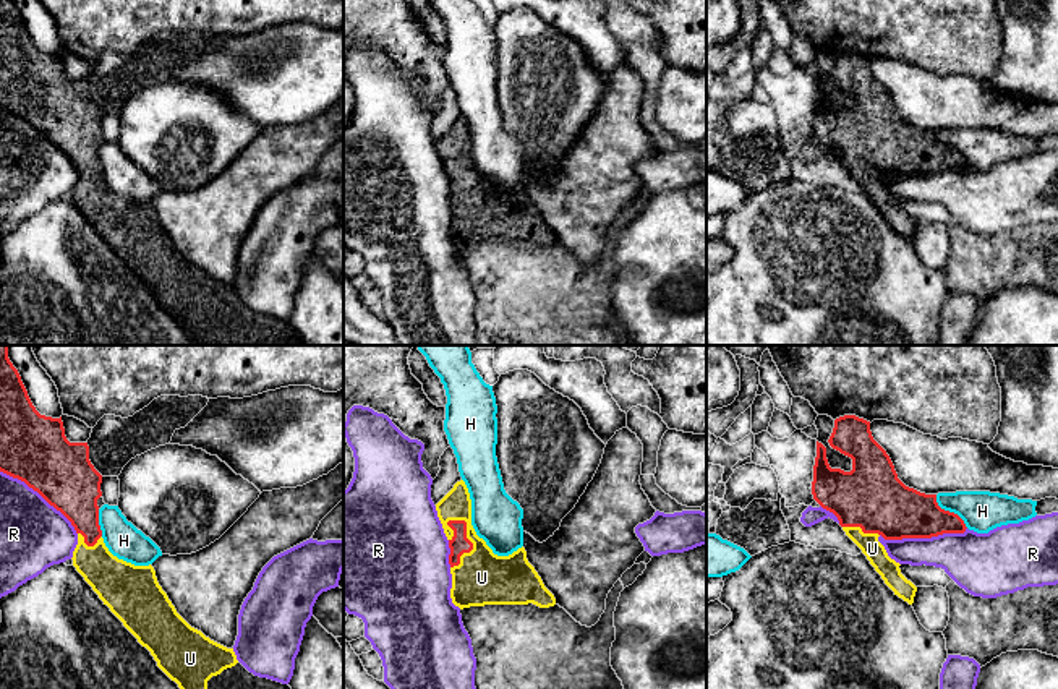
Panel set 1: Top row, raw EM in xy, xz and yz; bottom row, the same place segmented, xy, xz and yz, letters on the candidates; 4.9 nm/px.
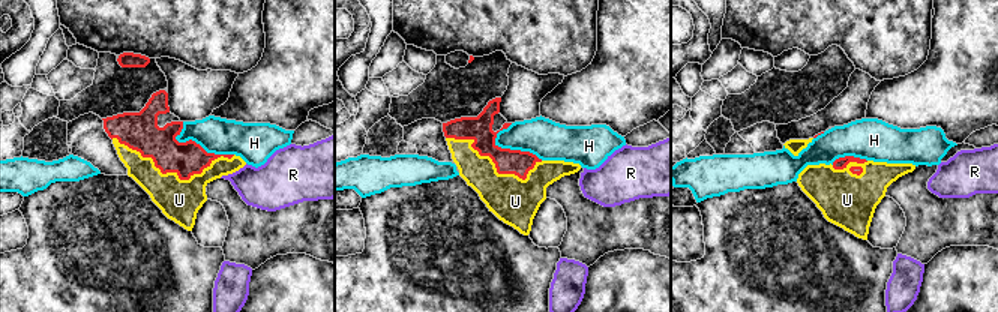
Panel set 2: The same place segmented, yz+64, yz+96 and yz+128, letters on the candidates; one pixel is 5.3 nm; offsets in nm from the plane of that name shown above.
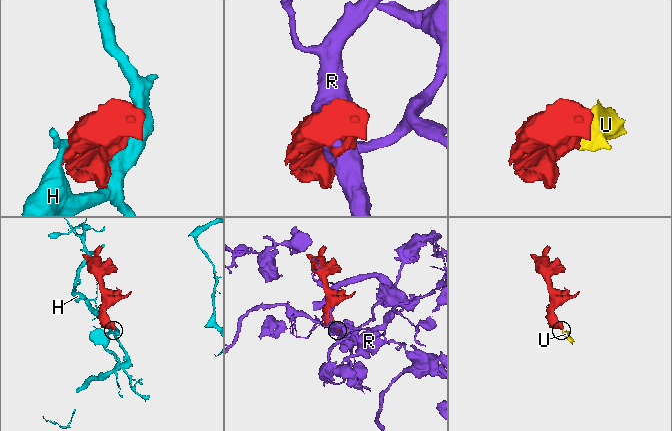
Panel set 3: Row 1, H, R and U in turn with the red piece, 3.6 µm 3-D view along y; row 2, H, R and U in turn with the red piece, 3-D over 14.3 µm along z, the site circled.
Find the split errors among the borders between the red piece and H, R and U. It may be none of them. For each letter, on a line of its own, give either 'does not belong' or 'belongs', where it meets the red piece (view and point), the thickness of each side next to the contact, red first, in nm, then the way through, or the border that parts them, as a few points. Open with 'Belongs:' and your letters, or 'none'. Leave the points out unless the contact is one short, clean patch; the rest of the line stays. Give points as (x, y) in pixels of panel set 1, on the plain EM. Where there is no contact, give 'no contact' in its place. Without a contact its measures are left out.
Belongs: U
H: does not belong; meets red in yz at (948, 148); 260 nm thick on the red side, 200 nm on the other
R: does not belong; meets red in yz at (924, 174); 280 nm thick on the red side, 260 nm on the other
U: belongs; meets red in xz at (472, 184); 90 nm thick on the red side, 260 nm on the other

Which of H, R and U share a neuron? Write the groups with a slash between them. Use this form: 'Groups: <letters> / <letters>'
Groups: H / R / U

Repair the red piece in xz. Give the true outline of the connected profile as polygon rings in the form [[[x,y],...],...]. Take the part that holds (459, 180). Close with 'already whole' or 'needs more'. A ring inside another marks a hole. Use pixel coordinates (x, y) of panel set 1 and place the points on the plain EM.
[[[463,117],[436,141],[449,177],[450,235],[460,246],[484,242],[556,242],[554,232],[527,196],[525,185],[497,193],[471,162],[471,136]]]; needs more

